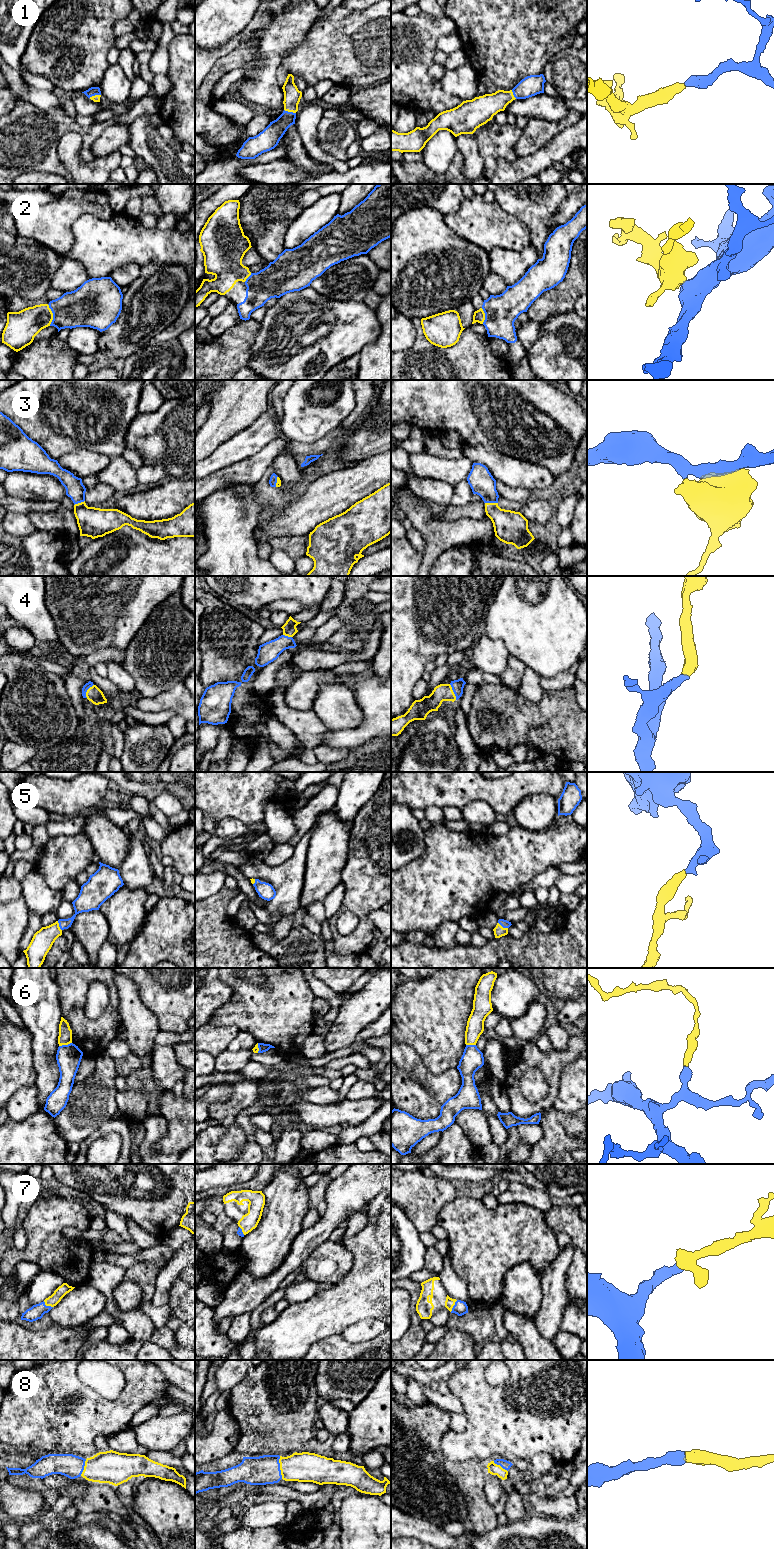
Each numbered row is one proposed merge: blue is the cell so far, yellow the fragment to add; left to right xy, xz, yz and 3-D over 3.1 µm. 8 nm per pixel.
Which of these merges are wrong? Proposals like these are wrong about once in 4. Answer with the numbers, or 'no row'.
6

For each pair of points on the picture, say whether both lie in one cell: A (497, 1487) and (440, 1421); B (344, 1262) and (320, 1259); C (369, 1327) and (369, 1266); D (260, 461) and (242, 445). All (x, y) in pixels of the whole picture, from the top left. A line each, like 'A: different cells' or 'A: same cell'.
A: different cells
B: same cell
C: different cells
D: different cells

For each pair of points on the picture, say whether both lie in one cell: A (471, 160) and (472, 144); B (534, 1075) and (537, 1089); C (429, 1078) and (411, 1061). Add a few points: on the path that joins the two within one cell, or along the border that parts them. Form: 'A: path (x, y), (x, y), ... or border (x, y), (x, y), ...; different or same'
A: path (471, 156), (471, 148); same
B: path (534, 1078), (534, 1086); same
C: path (425, 1075), (415, 1065); same

